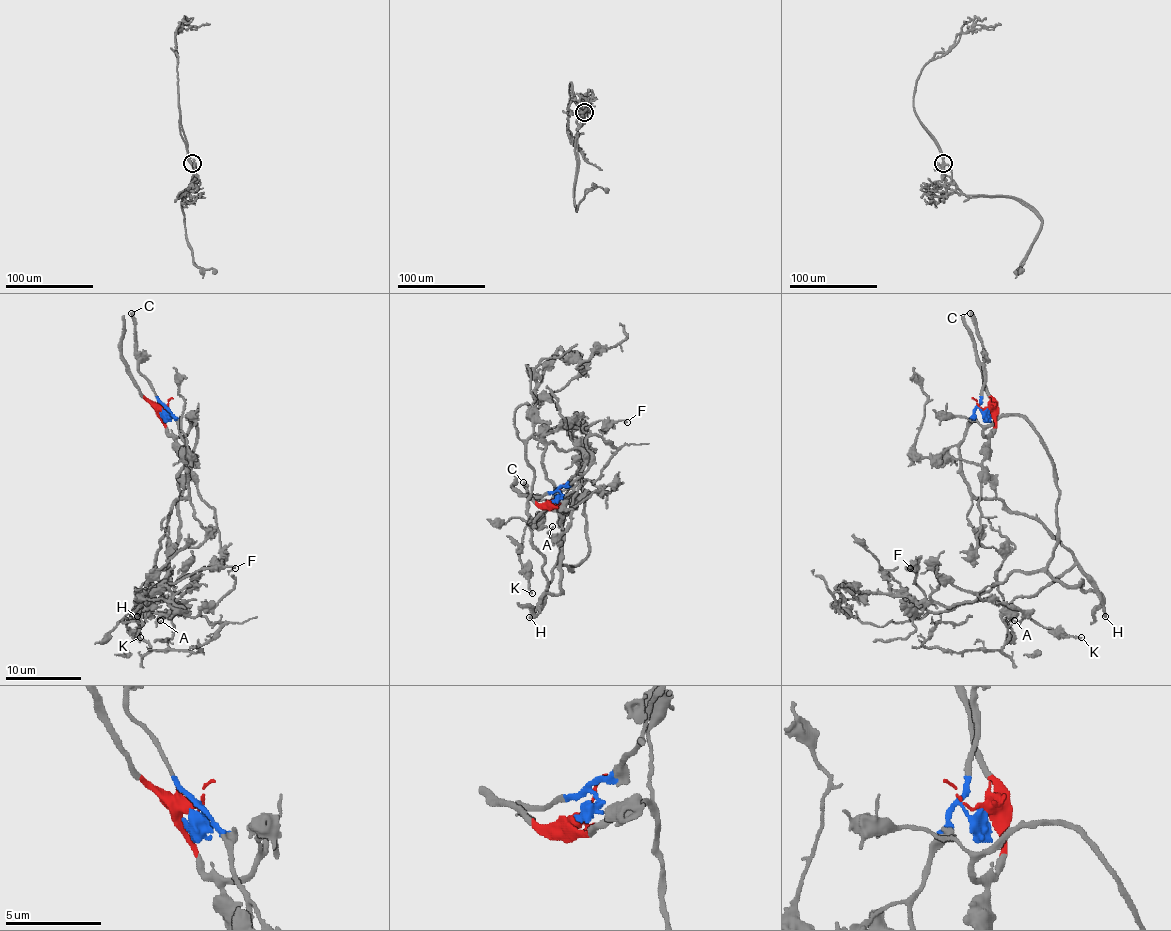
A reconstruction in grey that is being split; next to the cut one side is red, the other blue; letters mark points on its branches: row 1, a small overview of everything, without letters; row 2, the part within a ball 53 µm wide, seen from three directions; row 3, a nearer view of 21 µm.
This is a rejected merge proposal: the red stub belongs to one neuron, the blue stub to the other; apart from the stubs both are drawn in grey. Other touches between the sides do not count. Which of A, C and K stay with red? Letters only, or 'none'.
A

